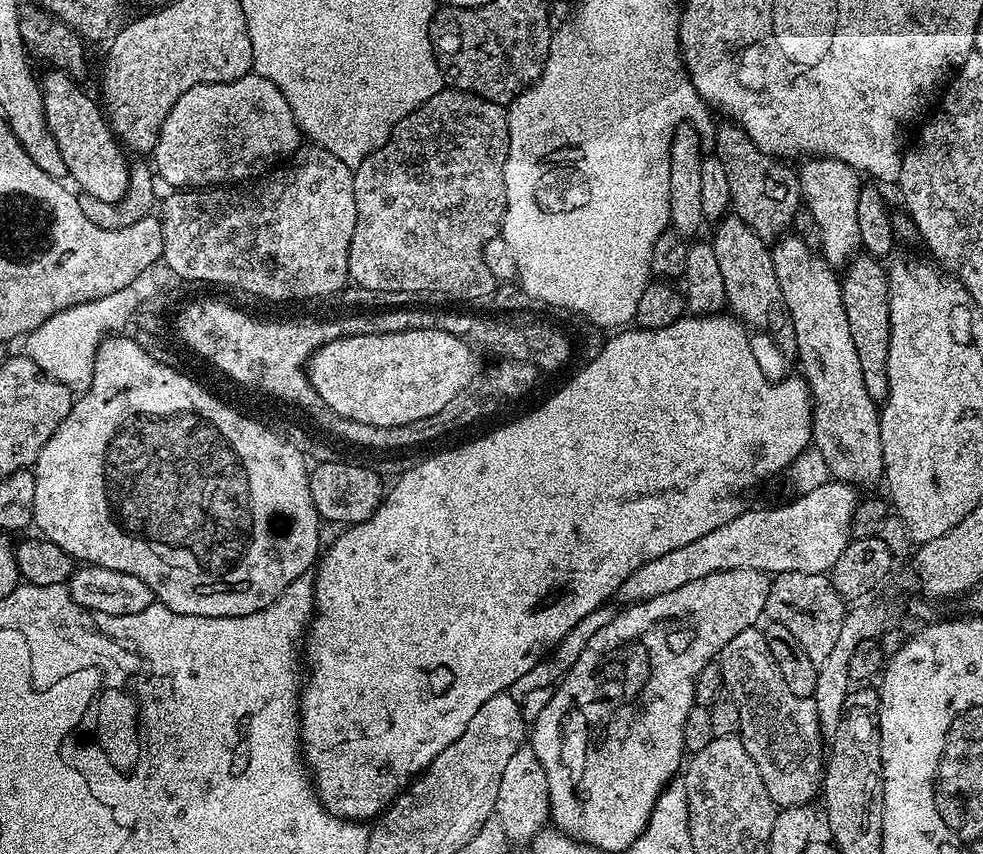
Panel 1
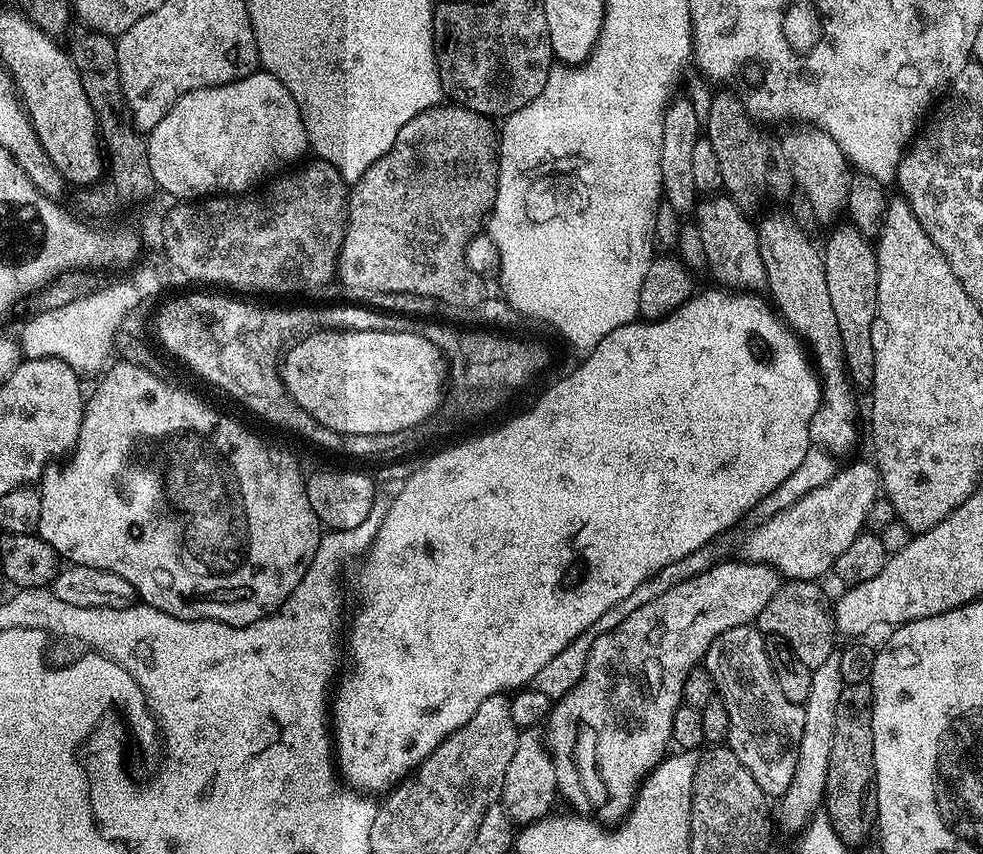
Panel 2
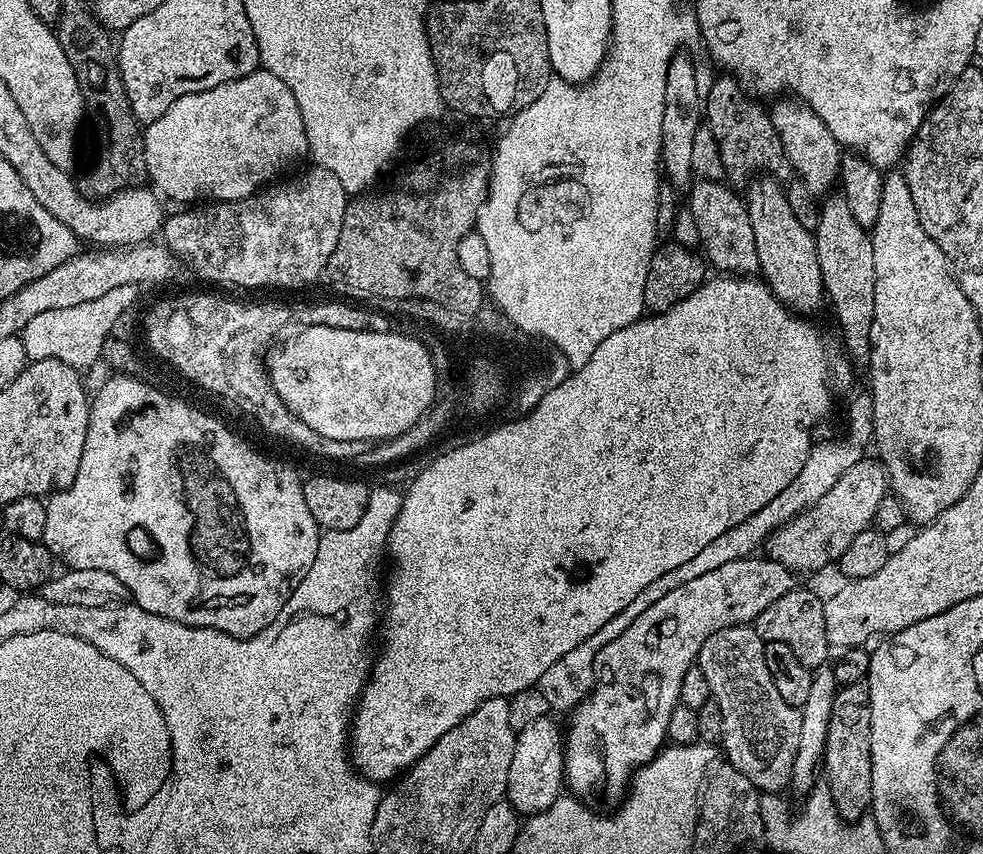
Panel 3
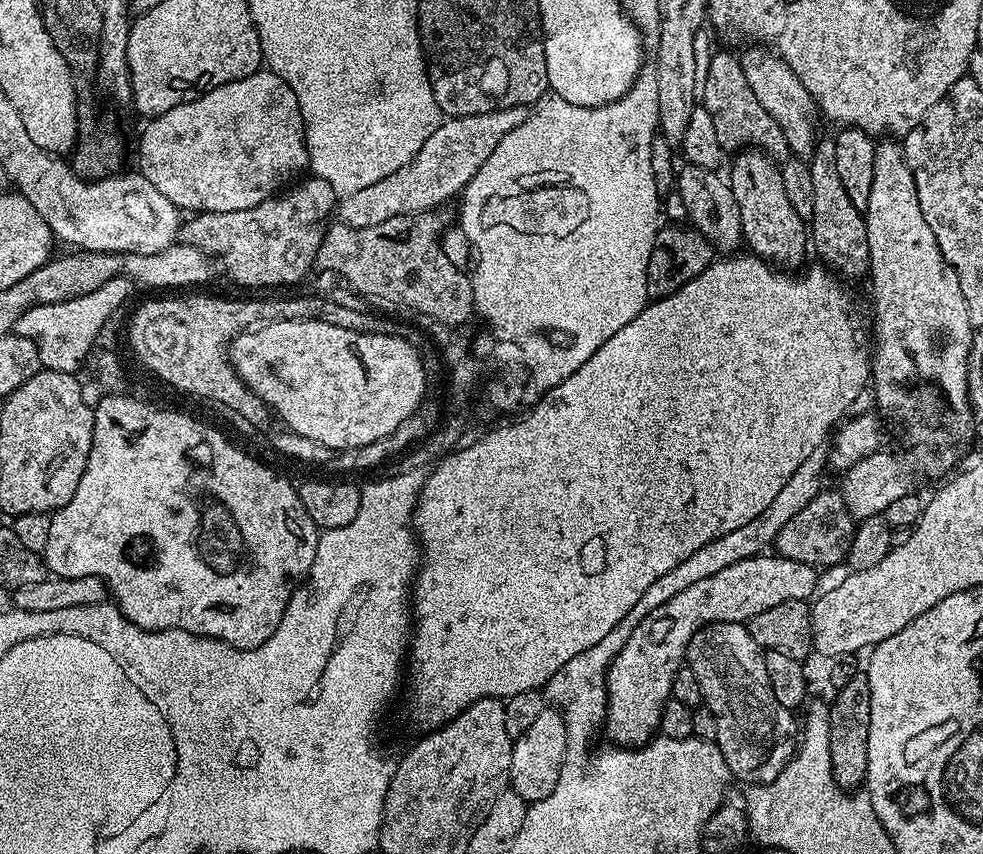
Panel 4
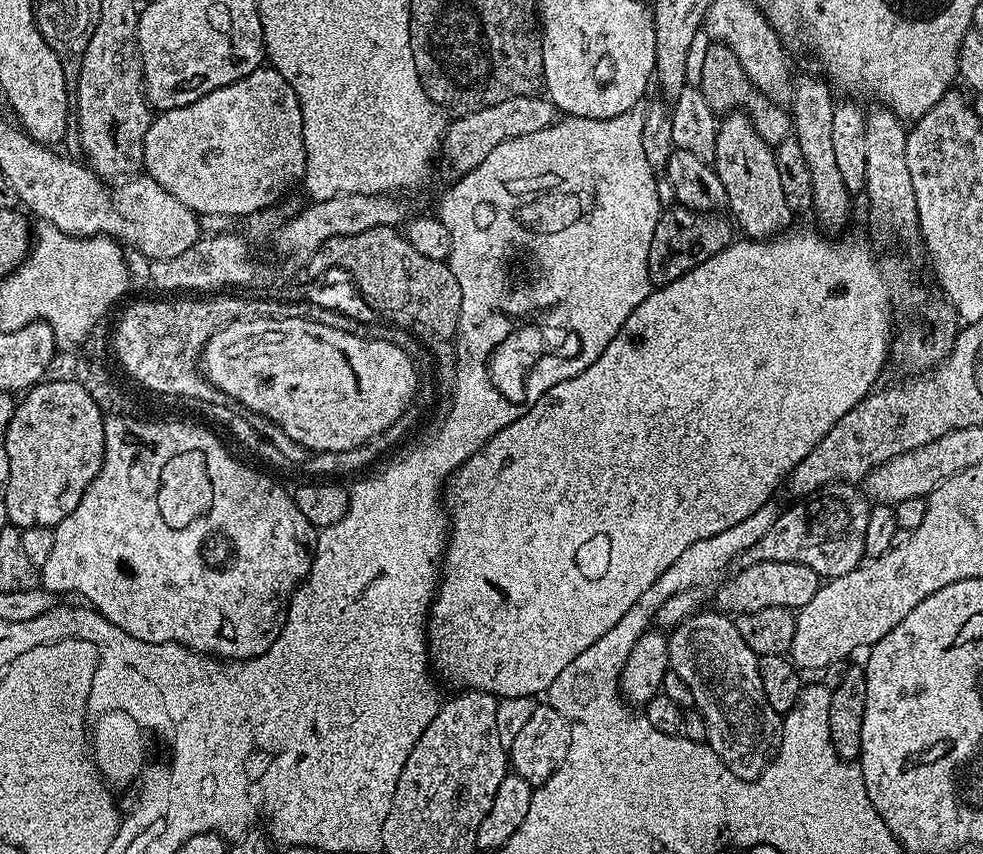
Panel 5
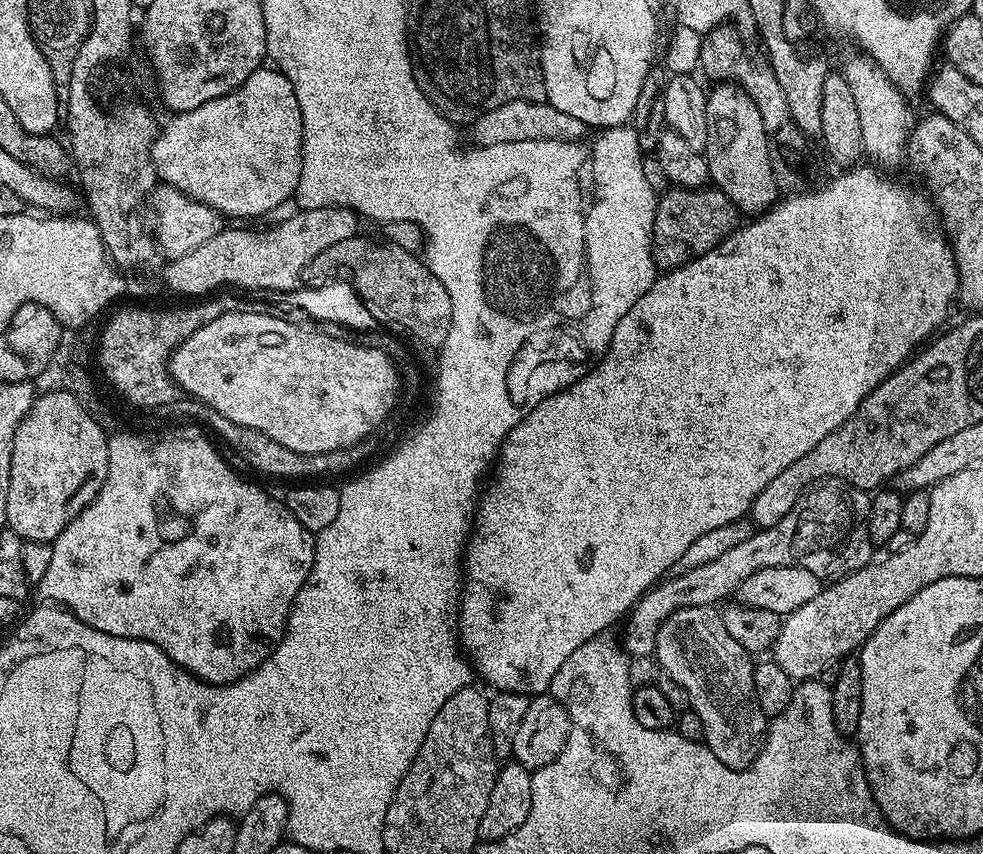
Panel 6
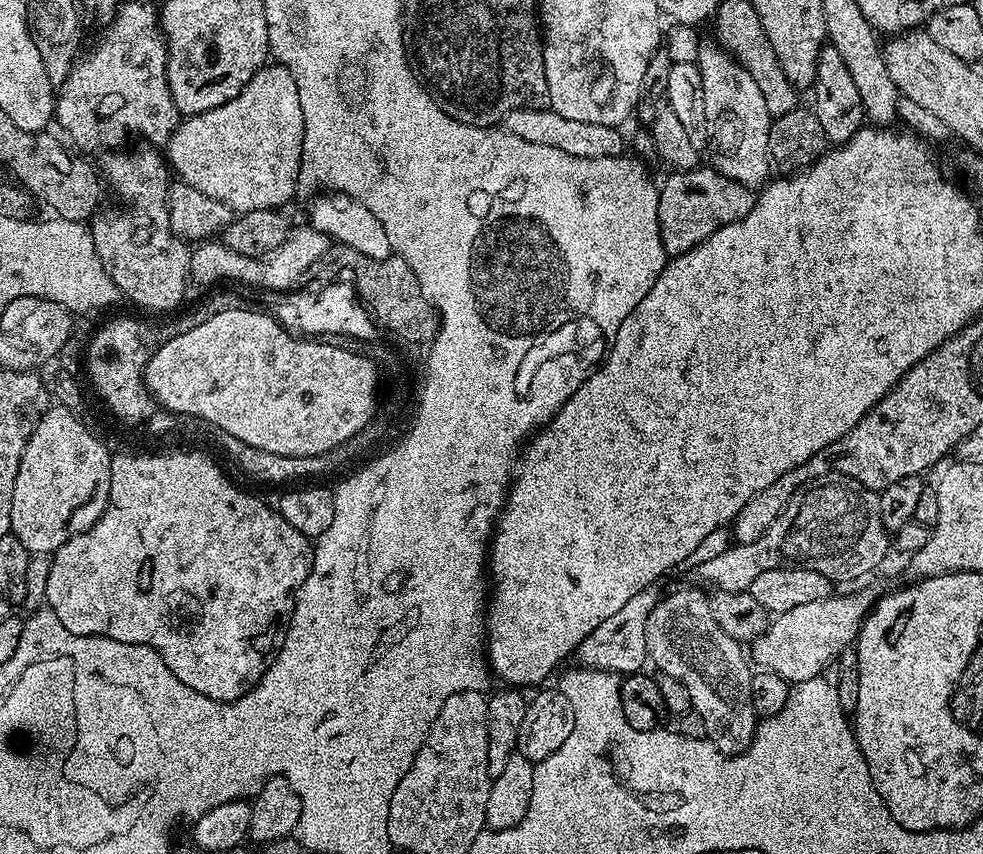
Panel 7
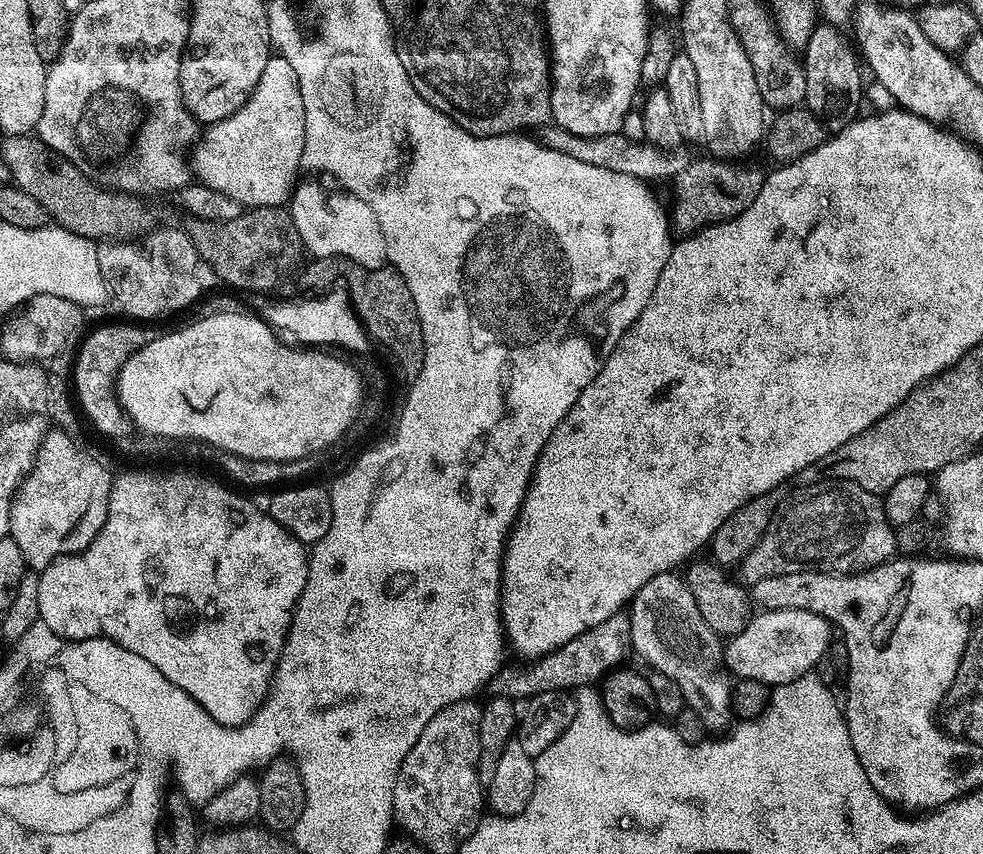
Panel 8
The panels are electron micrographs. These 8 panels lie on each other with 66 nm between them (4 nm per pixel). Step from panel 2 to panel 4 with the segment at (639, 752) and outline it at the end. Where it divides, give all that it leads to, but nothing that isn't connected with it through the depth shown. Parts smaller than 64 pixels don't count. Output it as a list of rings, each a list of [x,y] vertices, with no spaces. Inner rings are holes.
[[[779,554],[751,556],[694,586],[686,586],[682,594],[674,594],[658,610],[646,614],[634,634],[630,634],[626,646],[610,662],[606,673],[608,706],[604,713],[603,735],[608,735],[613,745],[635,748],[647,744],[657,735],[662,718],[662,706],[671,697],[674,674],[685,663],[690,638],[707,624],[744,624],[762,610],[778,606],[782,602],[807,601],[808,584],[818,576],[811,564],[803,564]]]

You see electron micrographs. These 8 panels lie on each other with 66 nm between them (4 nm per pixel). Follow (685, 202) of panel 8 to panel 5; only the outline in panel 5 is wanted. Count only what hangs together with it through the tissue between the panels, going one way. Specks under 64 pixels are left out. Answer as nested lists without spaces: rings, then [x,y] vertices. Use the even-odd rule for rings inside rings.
[[[683,206],[665,207],[658,218],[648,255],[648,277],[653,285],[669,284],[682,278],[682,274],[694,270],[694,266],[706,262],[706,258],[714,258],[714,254],[733,243],[734,224],[725,216],[714,212],[695,212],[693,208]]]

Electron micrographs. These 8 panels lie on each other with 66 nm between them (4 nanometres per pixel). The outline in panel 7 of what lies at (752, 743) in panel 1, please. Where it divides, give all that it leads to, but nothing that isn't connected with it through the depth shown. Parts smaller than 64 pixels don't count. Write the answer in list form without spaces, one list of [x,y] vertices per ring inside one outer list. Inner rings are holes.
[[[680,588],[669,596],[668,593],[661,595],[654,610],[650,610],[650,618],[646,618],[646,646],[649,661],[686,686],[692,711],[702,714],[706,738],[716,751],[725,756],[745,752],[756,739],[758,723],[750,694],[752,672],[745,649],[744,652],[740,649],[743,648],[741,641],[730,638],[730,634],[714,622],[708,596],[694,588]]]

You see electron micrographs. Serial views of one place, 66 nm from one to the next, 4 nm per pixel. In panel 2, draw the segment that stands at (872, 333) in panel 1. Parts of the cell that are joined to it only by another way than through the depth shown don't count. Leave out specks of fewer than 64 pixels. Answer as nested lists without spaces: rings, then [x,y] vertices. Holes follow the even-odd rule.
[[[845,226],[837,236],[829,238],[822,244],[824,269],[826,270],[826,286],[830,286],[830,302],[834,306],[834,318],[838,318],[838,332],[842,334],[844,364],[848,370],[848,378],[857,389],[871,389],[874,382],[874,342],[872,327],[874,314],[878,306],[878,262],[873,241],[854,227]]]

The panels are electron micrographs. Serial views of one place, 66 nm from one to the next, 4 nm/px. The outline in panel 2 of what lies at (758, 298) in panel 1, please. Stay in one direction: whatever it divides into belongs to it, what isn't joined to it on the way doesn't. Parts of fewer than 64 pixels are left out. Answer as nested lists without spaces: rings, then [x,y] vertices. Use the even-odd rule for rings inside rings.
[[[727,194],[704,198],[694,209],[694,223],[700,228],[705,247],[707,271],[717,280],[717,285],[728,290],[767,289],[766,266],[762,266],[760,234],[755,223],[747,220],[745,209],[739,208]]]

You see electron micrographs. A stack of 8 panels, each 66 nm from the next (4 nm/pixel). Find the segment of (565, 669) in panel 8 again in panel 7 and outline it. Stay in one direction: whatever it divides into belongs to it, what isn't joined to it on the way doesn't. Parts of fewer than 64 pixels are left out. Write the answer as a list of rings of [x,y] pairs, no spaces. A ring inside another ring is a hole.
[[[653,586],[646,590],[638,590],[630,602],[626,602],[606,622],[590,630],[587,638],[576,647],[575,659],[585,668],[597,668],[603,672],[617,674],[636,674],[643,664],[649,663],[648,647],[646,646],[646,618],[650,618],[650,610],[659,602],[662,592]]]

